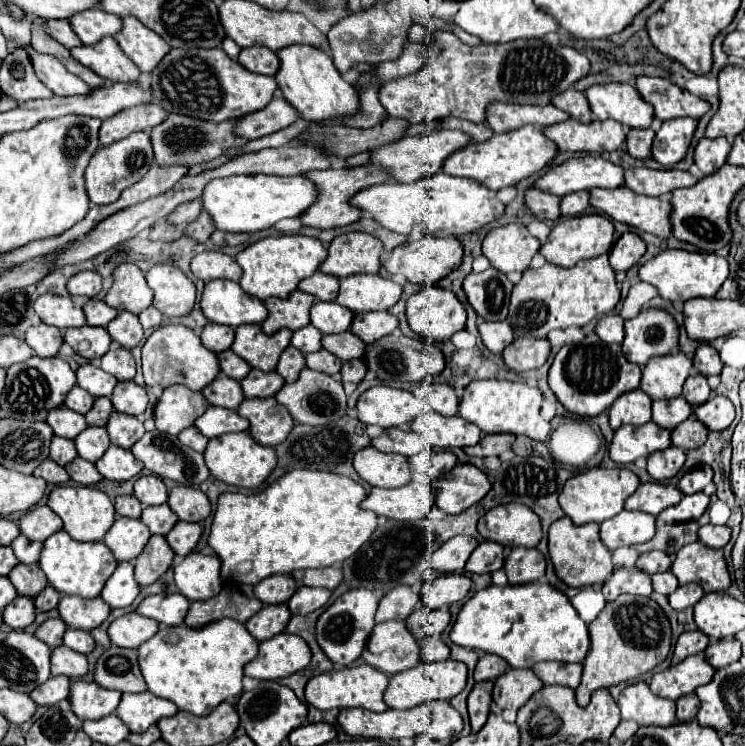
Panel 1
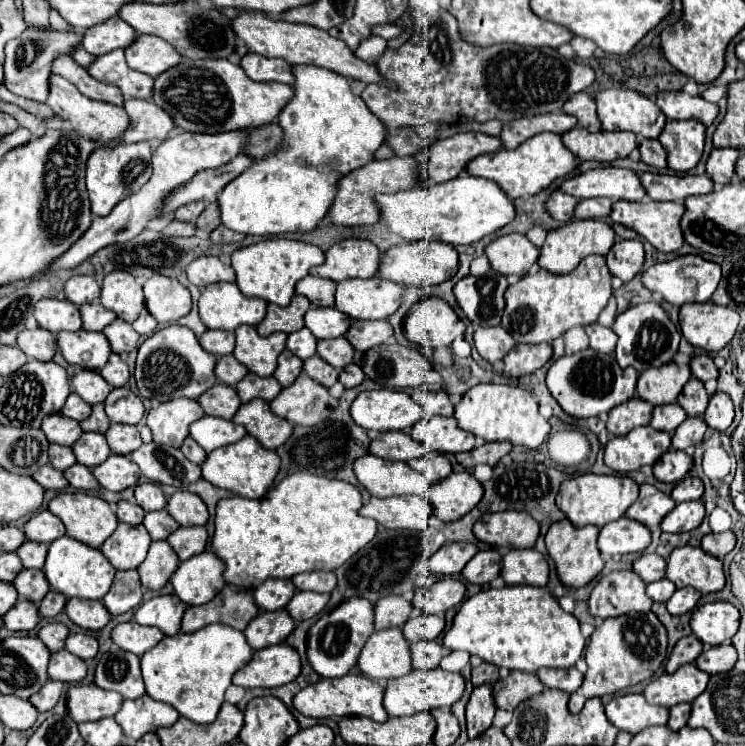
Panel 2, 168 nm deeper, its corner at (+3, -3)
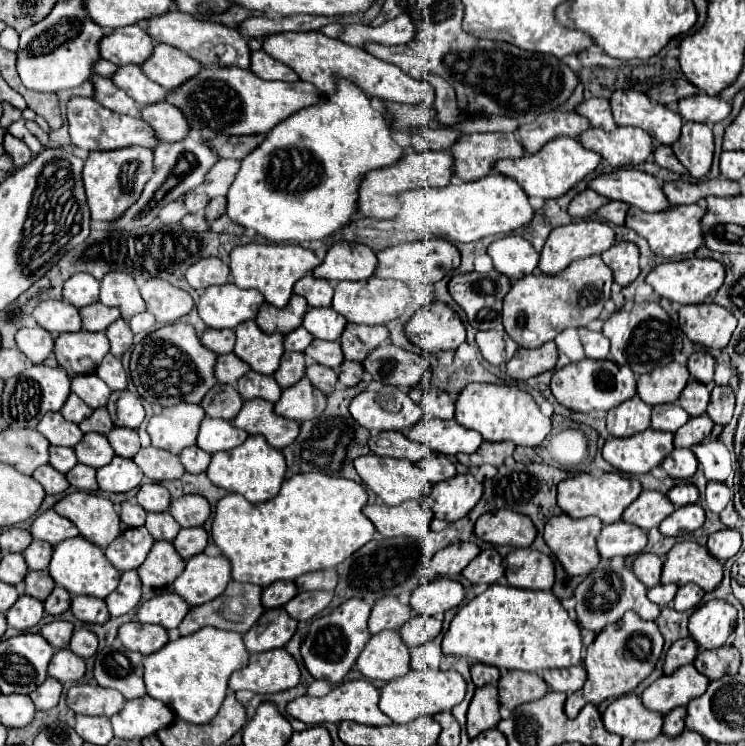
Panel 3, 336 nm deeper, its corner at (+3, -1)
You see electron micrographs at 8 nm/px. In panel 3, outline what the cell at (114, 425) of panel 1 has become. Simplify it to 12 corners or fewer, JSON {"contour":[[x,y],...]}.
{"contour":[[114,427],[108,441],[116,455],[132,457],[140,449],[136,429]]}

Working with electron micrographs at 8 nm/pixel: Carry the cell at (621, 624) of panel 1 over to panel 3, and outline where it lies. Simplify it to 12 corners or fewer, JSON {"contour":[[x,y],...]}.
{"contour":[[636,613],[602,629],[586,649],[588,679],[568,695],[586,703],[634,691],[654,671],[664,639]]}

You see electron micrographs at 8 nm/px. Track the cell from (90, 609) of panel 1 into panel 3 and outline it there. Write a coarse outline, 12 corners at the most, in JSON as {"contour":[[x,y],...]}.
{"contour":[[74,597],[76,619],[104,625],[110,619],[104,599]]}

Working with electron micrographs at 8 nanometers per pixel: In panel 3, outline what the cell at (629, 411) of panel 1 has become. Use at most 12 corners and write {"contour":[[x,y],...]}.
{"contour":[[634,395],[608,411],[608,433],[630,437],[650,427],[652,407]]}

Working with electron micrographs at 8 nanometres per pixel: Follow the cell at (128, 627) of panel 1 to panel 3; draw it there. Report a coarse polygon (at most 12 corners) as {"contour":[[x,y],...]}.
{"contour":[[130,621],[118,629],[126,649],[150,655],[168,643],[160,625]]}

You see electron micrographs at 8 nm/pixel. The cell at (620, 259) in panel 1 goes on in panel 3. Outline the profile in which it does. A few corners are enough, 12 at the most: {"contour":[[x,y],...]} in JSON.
{"contour":[[618,241],[602,253],[614,281],[630,285],[638,273],[638,247]]}

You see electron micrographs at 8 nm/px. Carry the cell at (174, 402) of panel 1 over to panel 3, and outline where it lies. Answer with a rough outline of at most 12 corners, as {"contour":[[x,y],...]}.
{"contour":[[164,407],[148,421],[152,445],[178,455],[196,443],[206,413]]}

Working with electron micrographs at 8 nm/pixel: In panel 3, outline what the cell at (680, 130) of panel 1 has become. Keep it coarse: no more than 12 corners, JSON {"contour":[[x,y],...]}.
{"contour":[[686,121],[672,151],[702,179],[714,157],[712,129]]}

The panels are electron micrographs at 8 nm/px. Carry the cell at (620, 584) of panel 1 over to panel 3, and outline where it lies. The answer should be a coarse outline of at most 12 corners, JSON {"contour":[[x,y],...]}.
{"contour":[[594,569],[576,587],[578,623],[600,633],[626,611],[660,607],[630,571]]}

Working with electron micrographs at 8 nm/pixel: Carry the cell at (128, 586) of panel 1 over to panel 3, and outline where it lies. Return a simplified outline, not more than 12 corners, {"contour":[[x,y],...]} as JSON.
{"contour":[[124,571],[106,597],[112,617],[140,603],[142,583],[136,571]]}

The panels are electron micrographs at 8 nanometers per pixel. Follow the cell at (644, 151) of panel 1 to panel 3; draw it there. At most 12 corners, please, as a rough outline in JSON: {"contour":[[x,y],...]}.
{"contour":[[668,145],[654,149],[654,163],[674,171],[686,173]]}

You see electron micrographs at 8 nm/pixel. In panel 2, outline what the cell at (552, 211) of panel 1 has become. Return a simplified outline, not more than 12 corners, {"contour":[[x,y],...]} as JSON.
{"contour":[[554,191],[546,209],[562,223],[574,219],[580,199]]}

